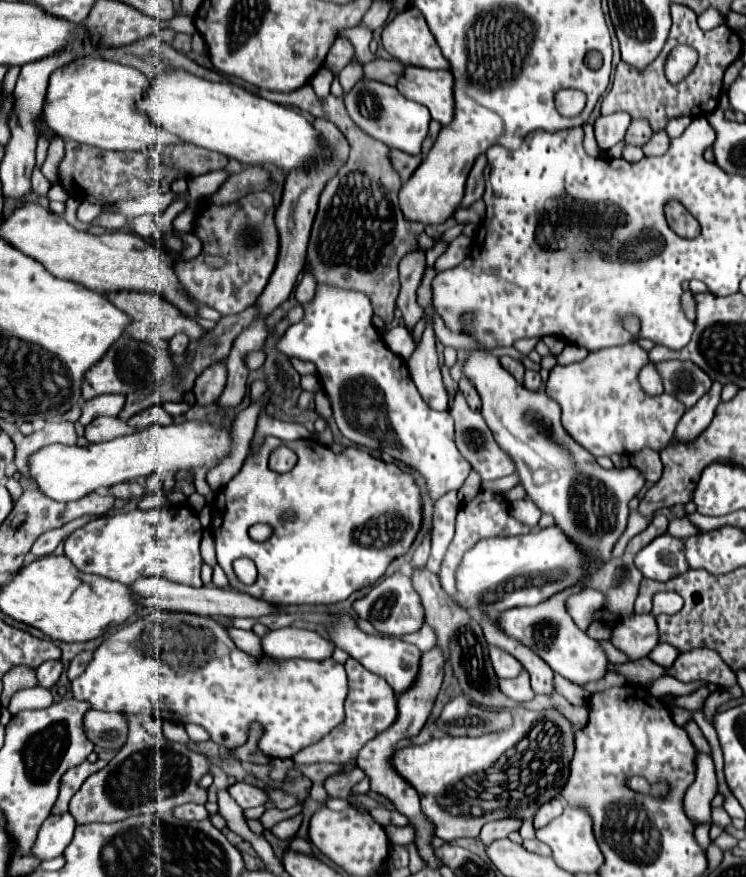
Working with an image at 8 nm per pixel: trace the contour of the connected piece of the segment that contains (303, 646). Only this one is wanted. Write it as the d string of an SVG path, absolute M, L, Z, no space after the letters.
M295 626L269 630L261 638L261 648L271 658L307 658L327 660L333 654L333 644L321 638L317 632L301 630Z

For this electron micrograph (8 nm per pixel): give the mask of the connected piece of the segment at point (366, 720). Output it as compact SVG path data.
M349 658L345 662L347 678L349 678L349 694L345 700L345 720L331 732L331 736L325 736L319 740L319 744L311 744L311 748L303 748L303 752L297 752L293 756L295 764L317 764L317 762L333 762L333 764L347 764L357 756L357 752L373 740L379 732L387 730L395 722L397 716L397 700L393 688L379 678L377 674L365 670L357 660Z

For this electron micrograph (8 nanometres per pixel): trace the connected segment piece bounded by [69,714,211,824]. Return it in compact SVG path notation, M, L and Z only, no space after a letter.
M125 714L125 718L129 724L129 738L125 746L105 768L91 774L71 798L69 812L77 824L111 824L139 814L171 812L173 808L189 802L203 804L203 800L189 800L189 794L199 794L197 780L203 776L203 766L211 766L211 762L181 744L169 742L153 716Z

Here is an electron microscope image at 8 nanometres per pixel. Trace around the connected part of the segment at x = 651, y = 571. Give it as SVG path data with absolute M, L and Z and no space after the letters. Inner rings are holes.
M669 534L655 538L647 544L637 556L635 566L651 580L671 580L687 572L687 562L683 556L683 540L677 540Z

